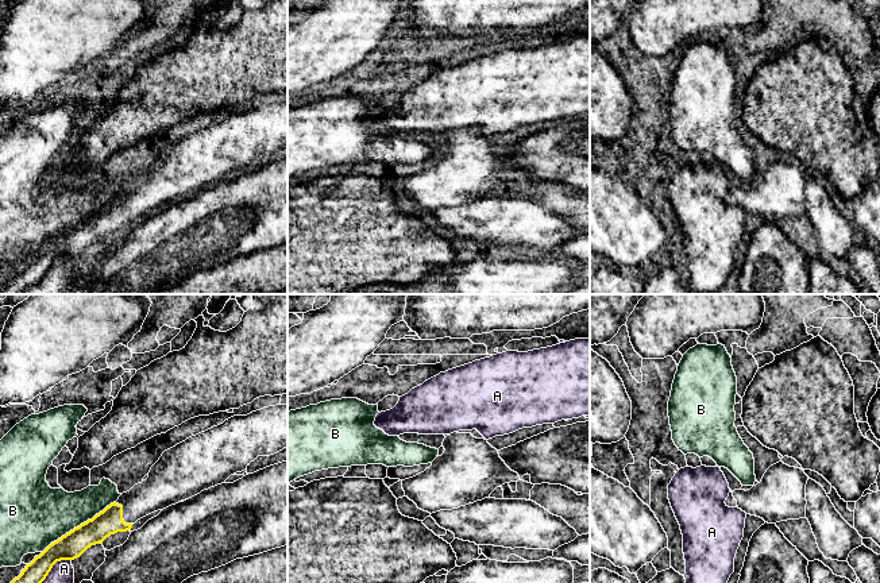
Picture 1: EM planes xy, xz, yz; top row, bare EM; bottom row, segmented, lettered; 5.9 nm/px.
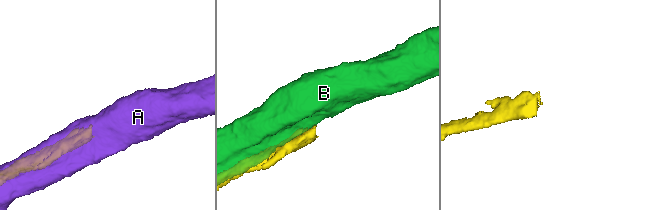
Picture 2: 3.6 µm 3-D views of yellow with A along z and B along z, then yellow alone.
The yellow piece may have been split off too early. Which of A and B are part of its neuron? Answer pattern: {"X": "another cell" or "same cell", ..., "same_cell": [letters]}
{"A": "another cell", "B": "another cell", "same_cell": []}

